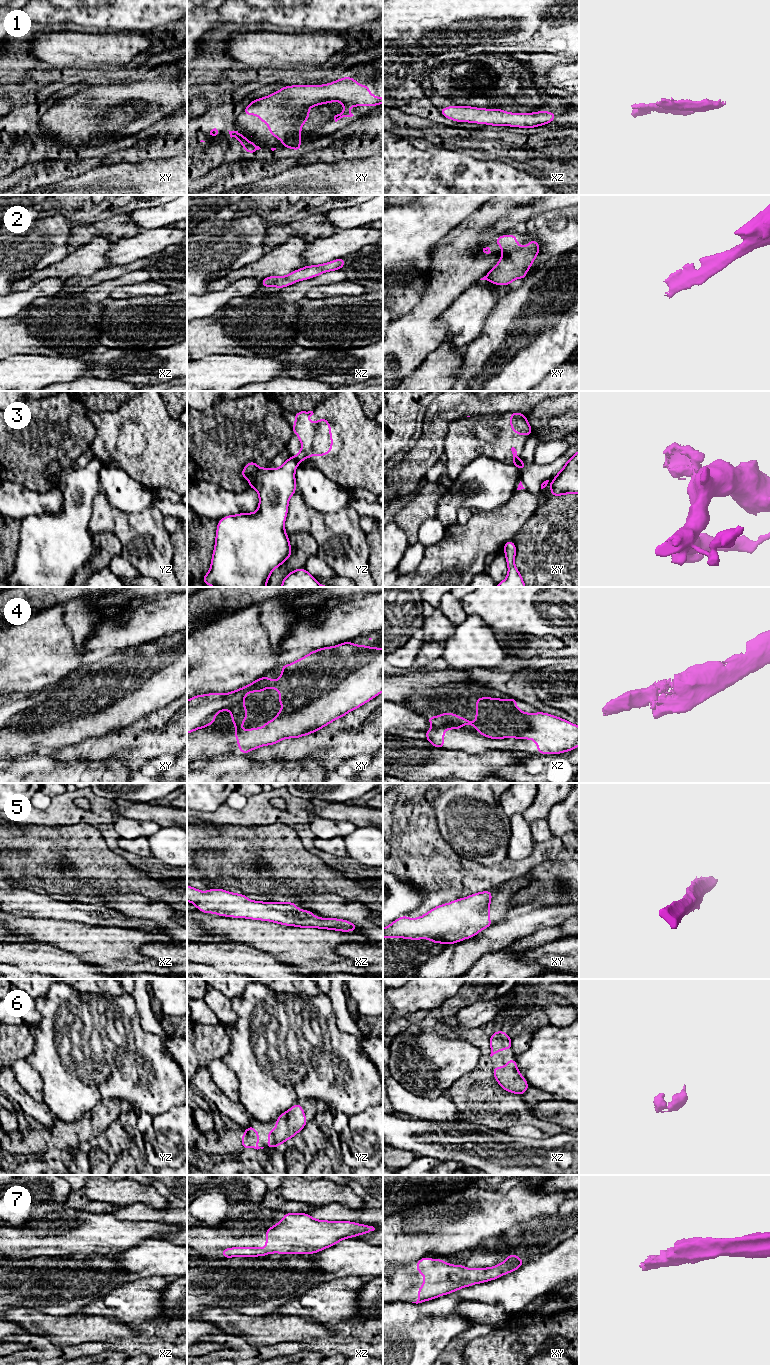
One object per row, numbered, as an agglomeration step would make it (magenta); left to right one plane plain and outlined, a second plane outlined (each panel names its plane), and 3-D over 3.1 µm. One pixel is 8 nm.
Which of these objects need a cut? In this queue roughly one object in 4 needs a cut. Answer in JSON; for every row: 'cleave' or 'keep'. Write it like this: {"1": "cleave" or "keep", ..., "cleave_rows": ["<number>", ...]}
{"1": "keep", "2": "keep", "3": "cleave", "4": "keep", "5": "keep", "6": "keep", "7": "keep", "cleave_rows": ["3"]}

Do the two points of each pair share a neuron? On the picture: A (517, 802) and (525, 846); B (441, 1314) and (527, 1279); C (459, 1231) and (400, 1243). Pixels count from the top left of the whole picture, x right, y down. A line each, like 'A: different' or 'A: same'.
A: different
B: same
C: same

